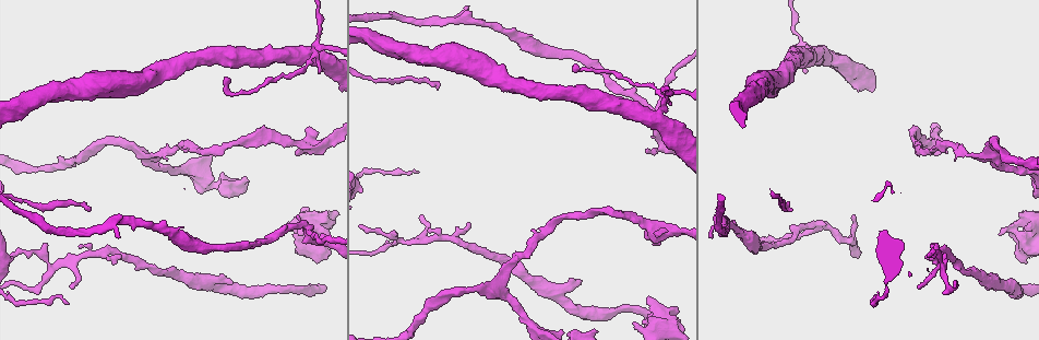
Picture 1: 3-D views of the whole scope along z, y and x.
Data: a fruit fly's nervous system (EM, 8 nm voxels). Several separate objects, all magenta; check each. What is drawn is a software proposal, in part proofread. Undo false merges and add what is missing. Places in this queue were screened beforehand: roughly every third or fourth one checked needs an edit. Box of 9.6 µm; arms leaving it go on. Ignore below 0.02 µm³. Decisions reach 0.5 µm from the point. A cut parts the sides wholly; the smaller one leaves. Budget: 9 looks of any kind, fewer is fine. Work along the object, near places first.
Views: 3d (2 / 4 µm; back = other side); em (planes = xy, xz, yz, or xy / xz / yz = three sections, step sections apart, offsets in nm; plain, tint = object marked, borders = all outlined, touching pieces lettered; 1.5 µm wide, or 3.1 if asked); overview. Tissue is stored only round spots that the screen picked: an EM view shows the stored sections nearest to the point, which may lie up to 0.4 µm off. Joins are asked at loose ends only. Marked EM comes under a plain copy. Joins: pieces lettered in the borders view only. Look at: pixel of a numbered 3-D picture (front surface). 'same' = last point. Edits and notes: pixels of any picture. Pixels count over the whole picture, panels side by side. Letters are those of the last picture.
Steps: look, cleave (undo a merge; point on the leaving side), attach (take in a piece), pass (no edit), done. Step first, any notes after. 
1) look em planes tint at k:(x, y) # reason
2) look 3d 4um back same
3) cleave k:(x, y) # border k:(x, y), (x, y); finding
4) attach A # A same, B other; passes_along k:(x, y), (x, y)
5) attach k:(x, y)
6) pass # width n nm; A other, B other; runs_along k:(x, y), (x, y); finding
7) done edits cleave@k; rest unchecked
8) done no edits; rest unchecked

look em xz step 4 tint at 1:(814, 223) # branch point

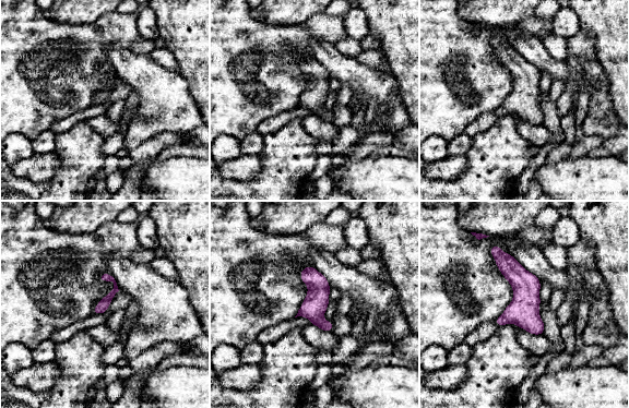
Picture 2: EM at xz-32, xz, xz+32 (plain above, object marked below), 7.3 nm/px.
look em planes borders same

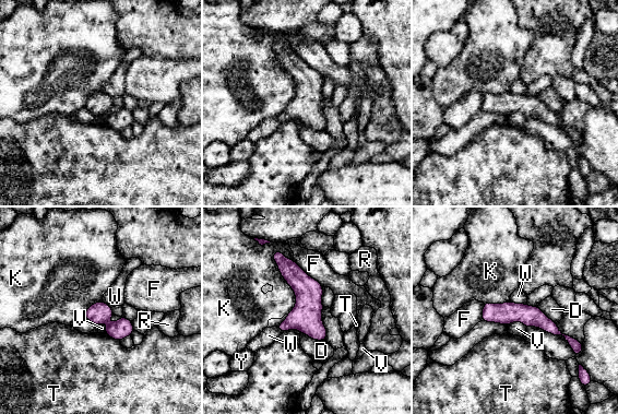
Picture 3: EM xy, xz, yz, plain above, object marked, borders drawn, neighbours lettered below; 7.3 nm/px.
pass # width 160 nm; D other, F other, K other, R other, T other, V other, W other, Y other; border 3:(276, 249), (273, 260), (290, 286); one neuron here

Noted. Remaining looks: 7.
look 3d 4um back at 1:(648, 296) # free end

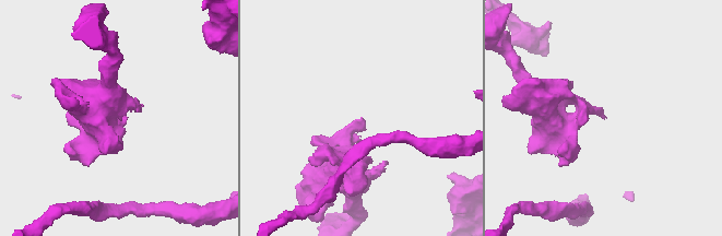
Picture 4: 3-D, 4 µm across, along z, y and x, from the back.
look em yz step 4 borders at 4:(606, 118) # shape alone is not enough

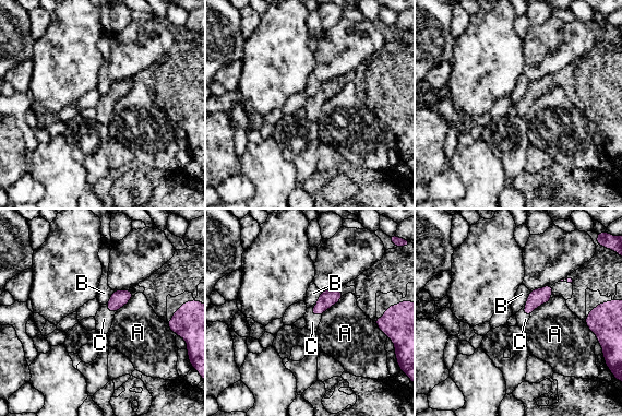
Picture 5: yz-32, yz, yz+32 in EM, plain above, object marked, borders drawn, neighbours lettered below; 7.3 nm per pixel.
attach C # A other, B other, C same; passes_along 5:(327, 298), (311, 310), (312, 322); the neuron continues

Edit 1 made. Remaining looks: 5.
done edits attach@5; rest unchecked

